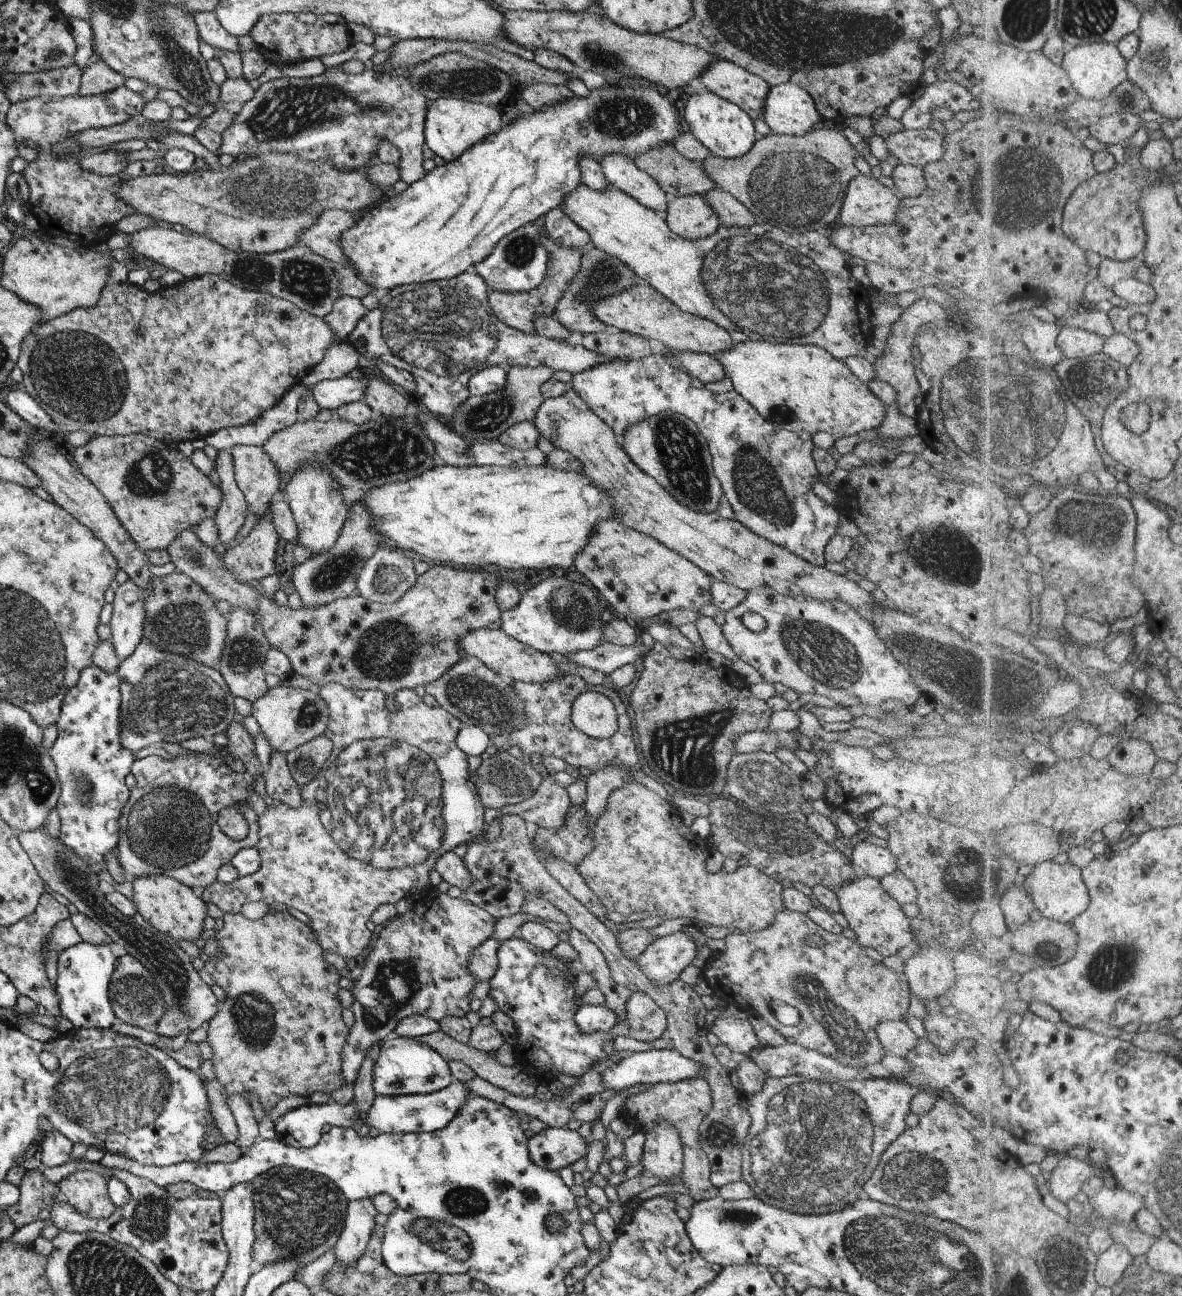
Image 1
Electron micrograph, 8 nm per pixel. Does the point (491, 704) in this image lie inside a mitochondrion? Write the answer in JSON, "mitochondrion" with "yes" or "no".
{"mitochondrion":"yes"}

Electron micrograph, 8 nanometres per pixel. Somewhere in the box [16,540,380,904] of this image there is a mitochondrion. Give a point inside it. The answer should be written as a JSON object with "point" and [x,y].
{"point":[171,695]}

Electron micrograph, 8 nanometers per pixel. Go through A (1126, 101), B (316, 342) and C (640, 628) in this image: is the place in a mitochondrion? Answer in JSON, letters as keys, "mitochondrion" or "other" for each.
{"A":"other","B":"other","C":"other"}

